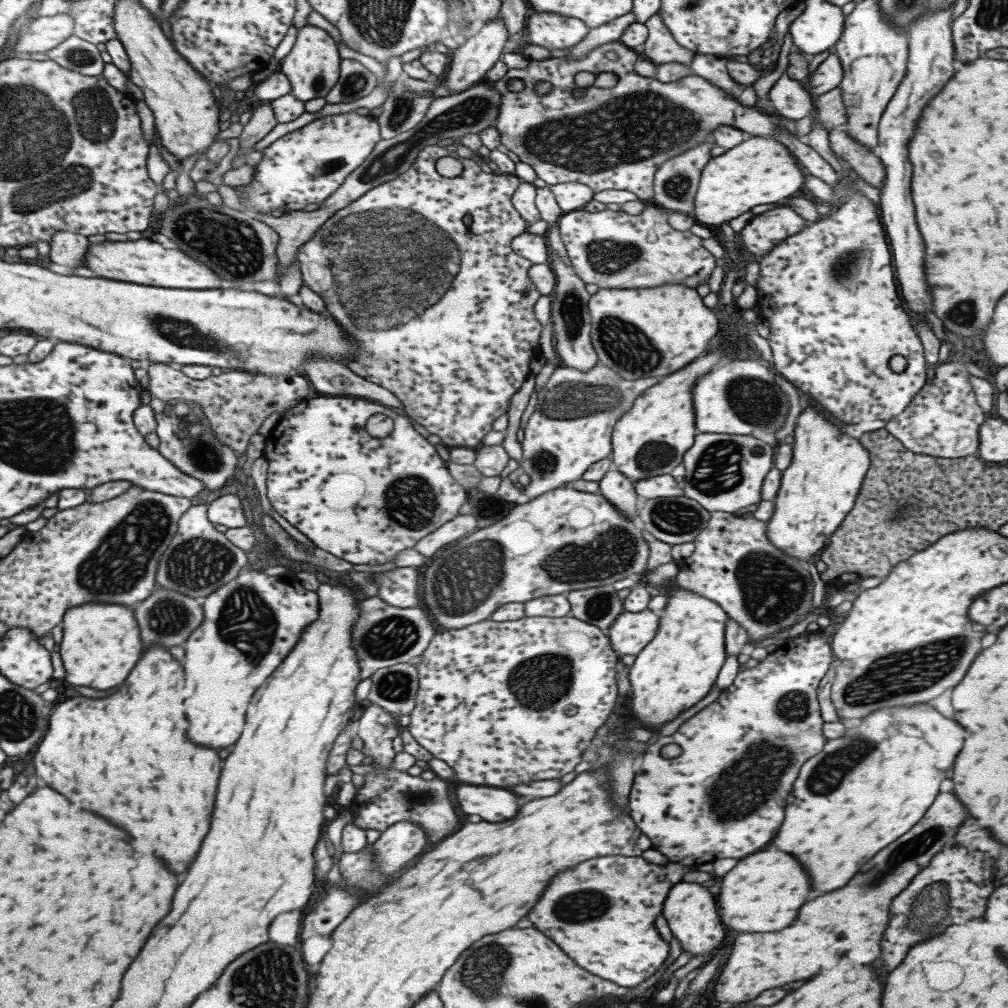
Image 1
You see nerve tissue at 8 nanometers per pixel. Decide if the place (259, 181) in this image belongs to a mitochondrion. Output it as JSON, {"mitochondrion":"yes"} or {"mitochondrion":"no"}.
{"mitochondrion":"no"}

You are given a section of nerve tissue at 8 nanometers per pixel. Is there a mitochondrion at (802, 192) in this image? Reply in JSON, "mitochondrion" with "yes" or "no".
{"mitochondrion":"no"}

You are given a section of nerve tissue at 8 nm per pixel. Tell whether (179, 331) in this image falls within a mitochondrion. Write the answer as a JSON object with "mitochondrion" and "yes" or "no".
{"mitochondrion":"yes"}

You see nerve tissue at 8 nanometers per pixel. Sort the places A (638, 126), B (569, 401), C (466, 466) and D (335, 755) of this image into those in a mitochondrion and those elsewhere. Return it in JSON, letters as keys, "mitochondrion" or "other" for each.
{"A":"mitochondrion","B":"mitochondrion","C":"other","D":"other"}

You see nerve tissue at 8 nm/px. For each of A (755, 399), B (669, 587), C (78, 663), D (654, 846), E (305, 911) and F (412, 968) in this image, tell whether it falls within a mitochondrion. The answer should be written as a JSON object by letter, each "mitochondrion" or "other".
{"A":"mitochondrion","B":"other","C":"other","D":"other","E":"other","F":"other"}

